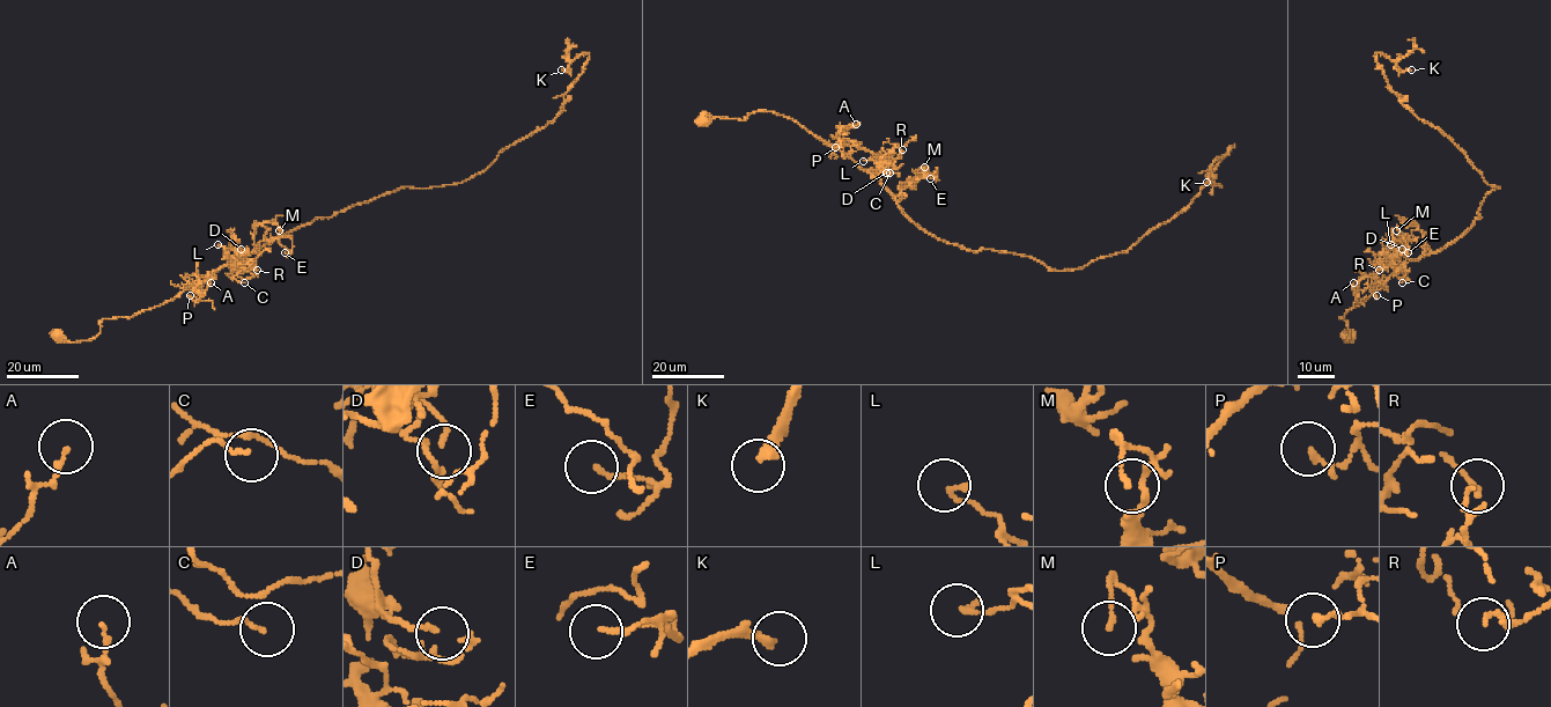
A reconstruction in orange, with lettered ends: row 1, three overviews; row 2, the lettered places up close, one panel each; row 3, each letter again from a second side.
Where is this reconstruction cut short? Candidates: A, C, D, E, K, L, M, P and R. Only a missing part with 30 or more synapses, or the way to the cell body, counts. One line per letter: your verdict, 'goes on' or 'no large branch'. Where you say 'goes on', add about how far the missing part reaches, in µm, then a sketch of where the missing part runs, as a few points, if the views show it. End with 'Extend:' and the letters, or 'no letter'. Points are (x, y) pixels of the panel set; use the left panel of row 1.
A: no large branch
C: no large branch
D: no large branch
E: no large branch
K: goes on; missing 10 µm; course (561, 70), (569, 70), (582, 59), (584, 65)
L: no large branch
M: no large branch
P: no large branch
R: no large branch
Extend: K

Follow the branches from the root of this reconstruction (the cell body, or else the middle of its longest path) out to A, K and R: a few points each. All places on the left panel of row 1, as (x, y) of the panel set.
A: (57, 337), (90, 340), (103, 319), (161, 306), (235, 265), (200, 275), (199, 291), (211, 282)
K: (57, 337), (90, 340), (103, 319), (161, 306), (319, 218), (481, 174), (555, 118), (589, 54), (561, 70)
R: (57, 337), (71, 341), (90, 340), (103, 319), (130, 317), (161, 306), (236, 259), (257, 270)

